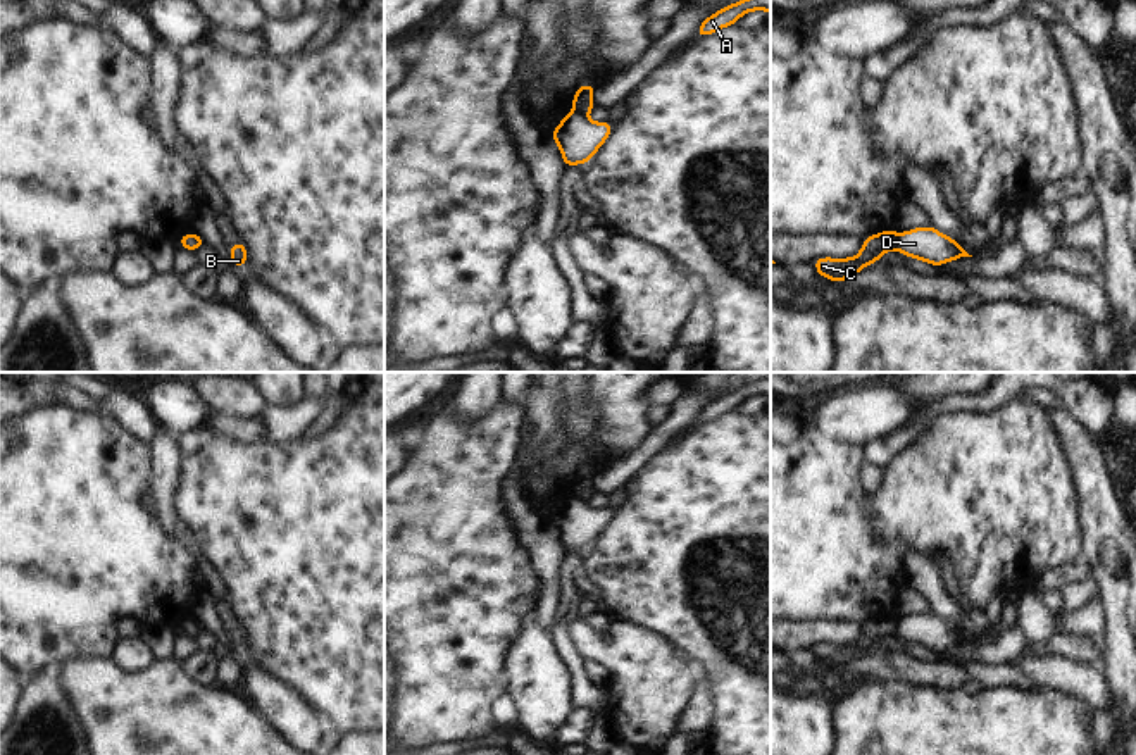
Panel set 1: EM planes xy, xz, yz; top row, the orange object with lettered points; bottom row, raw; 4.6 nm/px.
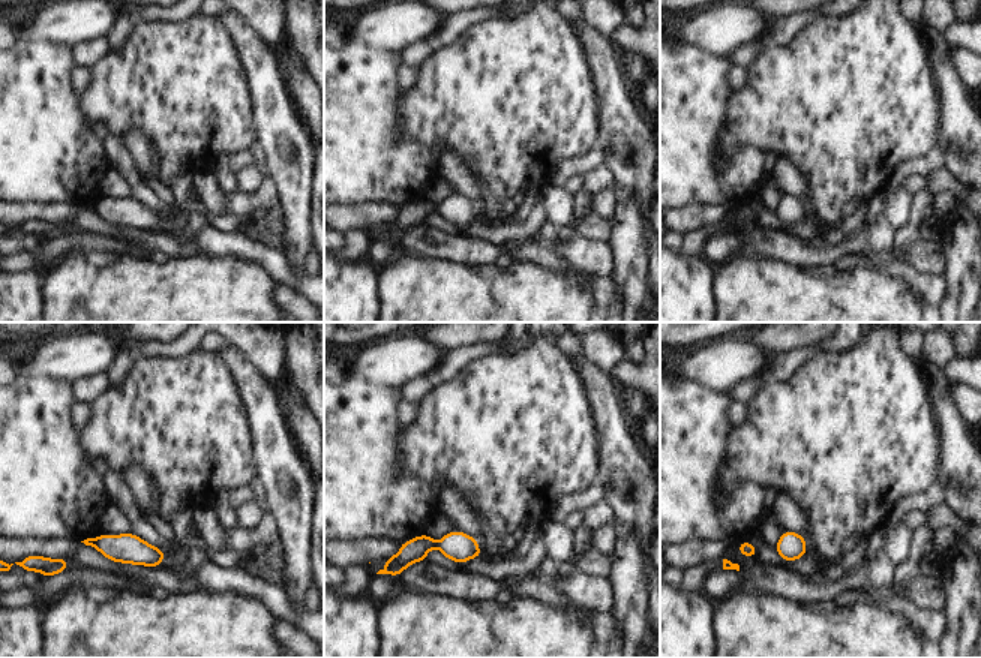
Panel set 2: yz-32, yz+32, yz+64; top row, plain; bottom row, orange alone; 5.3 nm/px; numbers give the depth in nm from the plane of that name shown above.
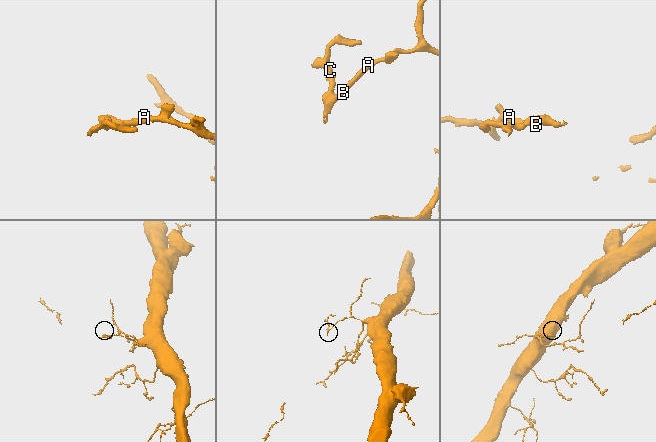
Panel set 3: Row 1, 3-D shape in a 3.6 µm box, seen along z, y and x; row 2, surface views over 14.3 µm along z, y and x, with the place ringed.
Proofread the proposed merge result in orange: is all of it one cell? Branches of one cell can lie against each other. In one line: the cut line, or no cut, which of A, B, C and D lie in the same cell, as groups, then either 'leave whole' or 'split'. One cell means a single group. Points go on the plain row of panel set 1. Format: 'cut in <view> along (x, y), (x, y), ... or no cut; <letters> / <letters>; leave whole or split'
cut in yz along (898, 621), (895, 635); A B D / C; split

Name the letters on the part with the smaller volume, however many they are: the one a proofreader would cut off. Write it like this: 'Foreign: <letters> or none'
Foreign: C.

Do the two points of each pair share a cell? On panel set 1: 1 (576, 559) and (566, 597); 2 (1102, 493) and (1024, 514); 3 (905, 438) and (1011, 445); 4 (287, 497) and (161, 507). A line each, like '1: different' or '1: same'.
1: same
2: different
3: different
4: different

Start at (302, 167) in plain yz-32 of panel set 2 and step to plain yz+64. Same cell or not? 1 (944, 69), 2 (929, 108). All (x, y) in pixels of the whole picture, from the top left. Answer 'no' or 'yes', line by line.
1: yes
2: no

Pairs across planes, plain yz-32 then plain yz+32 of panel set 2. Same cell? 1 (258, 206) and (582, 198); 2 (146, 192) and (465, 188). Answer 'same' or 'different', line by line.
1: different
2: same

